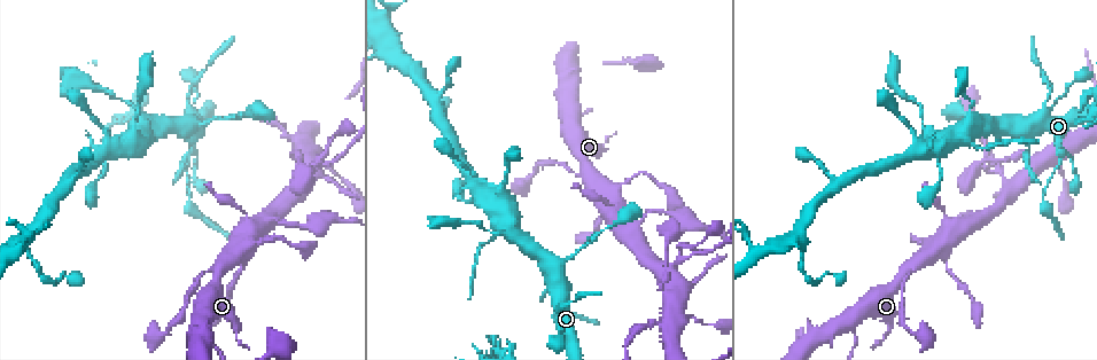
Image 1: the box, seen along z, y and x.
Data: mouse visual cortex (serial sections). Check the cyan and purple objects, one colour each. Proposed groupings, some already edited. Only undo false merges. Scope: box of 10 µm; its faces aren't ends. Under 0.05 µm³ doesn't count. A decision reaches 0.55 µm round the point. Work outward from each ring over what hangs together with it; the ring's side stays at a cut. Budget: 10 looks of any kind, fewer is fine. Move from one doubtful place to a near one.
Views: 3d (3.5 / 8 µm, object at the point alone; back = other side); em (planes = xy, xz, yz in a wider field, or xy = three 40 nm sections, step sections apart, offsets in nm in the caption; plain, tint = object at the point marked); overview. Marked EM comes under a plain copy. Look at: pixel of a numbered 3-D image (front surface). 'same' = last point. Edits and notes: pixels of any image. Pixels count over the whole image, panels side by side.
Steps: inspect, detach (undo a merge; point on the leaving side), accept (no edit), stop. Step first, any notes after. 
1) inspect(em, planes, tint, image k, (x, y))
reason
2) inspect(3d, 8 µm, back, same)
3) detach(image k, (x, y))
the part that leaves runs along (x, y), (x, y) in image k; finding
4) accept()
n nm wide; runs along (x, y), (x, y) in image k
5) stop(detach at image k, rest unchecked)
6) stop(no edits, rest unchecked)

inspect(3d, 3.5 µm, back, image 1, (1058, 163))
calibre changes

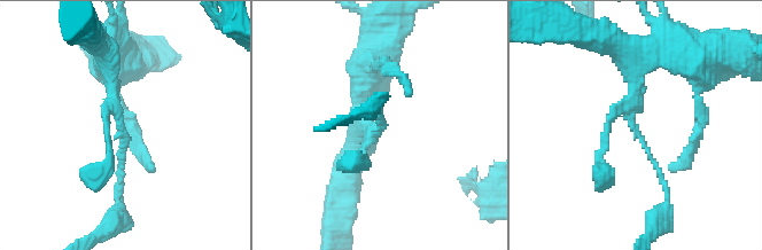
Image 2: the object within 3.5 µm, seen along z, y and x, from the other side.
inspect(em, xy, step 5, tint, image 2, (380, 129))

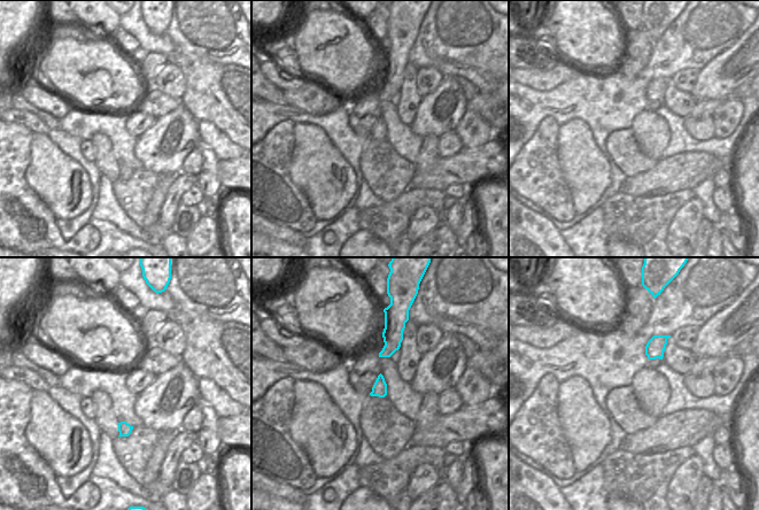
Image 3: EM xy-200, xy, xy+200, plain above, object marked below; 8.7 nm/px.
accept()
runs along (636, 55), (630, 126), (660, 172), (666, 196) in image 2; all the same cell

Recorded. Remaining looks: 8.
inspect(3d, 3.5 µm, image 1, (585, 172))
two arms in line, one across

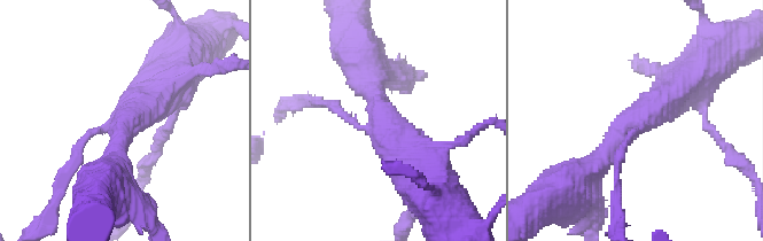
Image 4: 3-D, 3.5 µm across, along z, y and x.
inspect(em, planes, tint, image 4, (632, 121))
3 arms; arms of 150, 400, 500 nm; now the EM

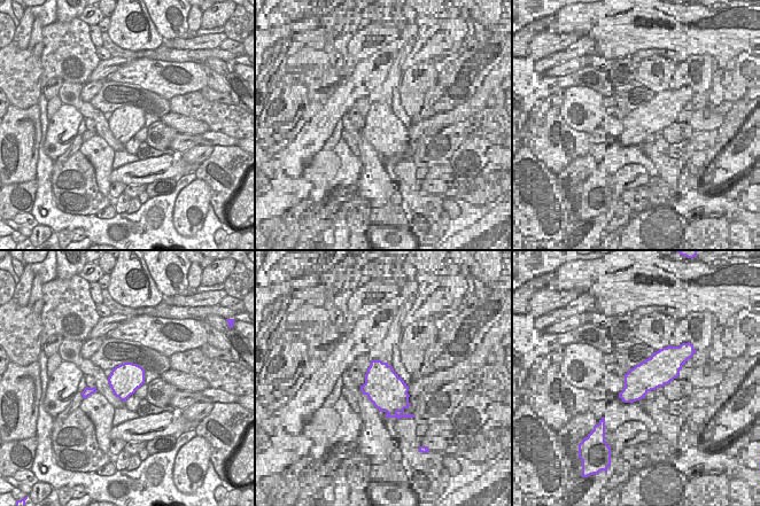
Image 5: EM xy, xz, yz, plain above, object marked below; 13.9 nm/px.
accept()
440 nm wide; runs along (579, 183), (682, 84) in image 4; continuous, no second cell

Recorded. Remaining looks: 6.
inspect(3d, 8 µm, back, image 1, (335, 217))
thick turns thin

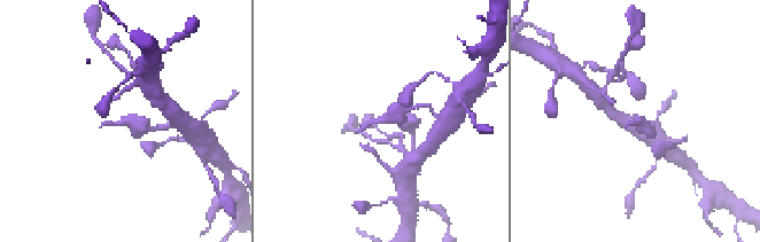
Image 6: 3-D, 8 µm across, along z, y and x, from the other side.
inspect(em, xy, step 5, tint, same)
arms of 150, 250 nm; now the EM

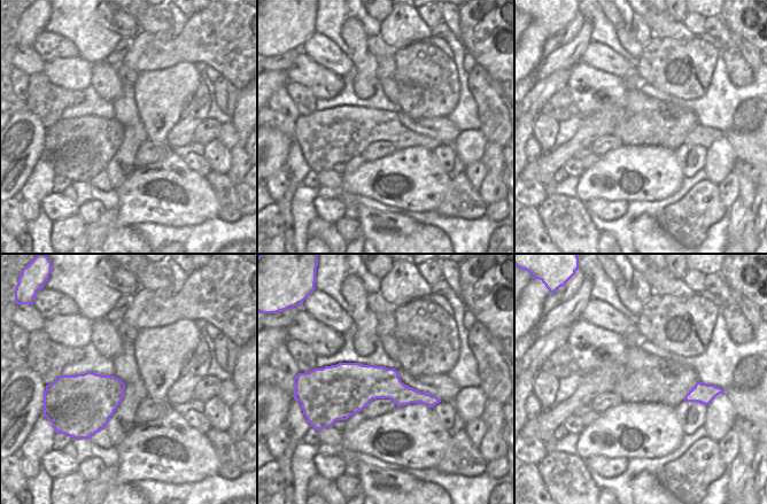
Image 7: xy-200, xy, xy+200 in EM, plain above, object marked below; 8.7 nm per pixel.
accept()
runs along (409, 108), (355, 131) in image 6; continuous, no second cell

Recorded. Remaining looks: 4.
inspect(3d, 3.5 µm, image 1, (308, 162))
four-way junction

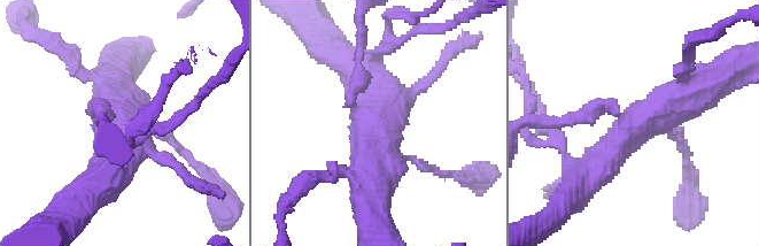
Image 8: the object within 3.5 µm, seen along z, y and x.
inspect(em, xy, step 1, tint, image 8, (628, 129))

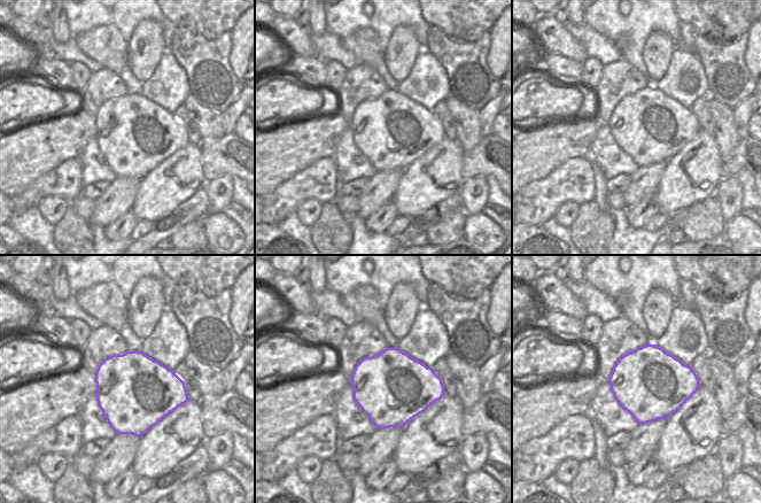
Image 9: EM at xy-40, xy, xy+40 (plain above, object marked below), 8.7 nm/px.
accept()
one cell here

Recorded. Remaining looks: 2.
stop(no edits, rest unchecked)

